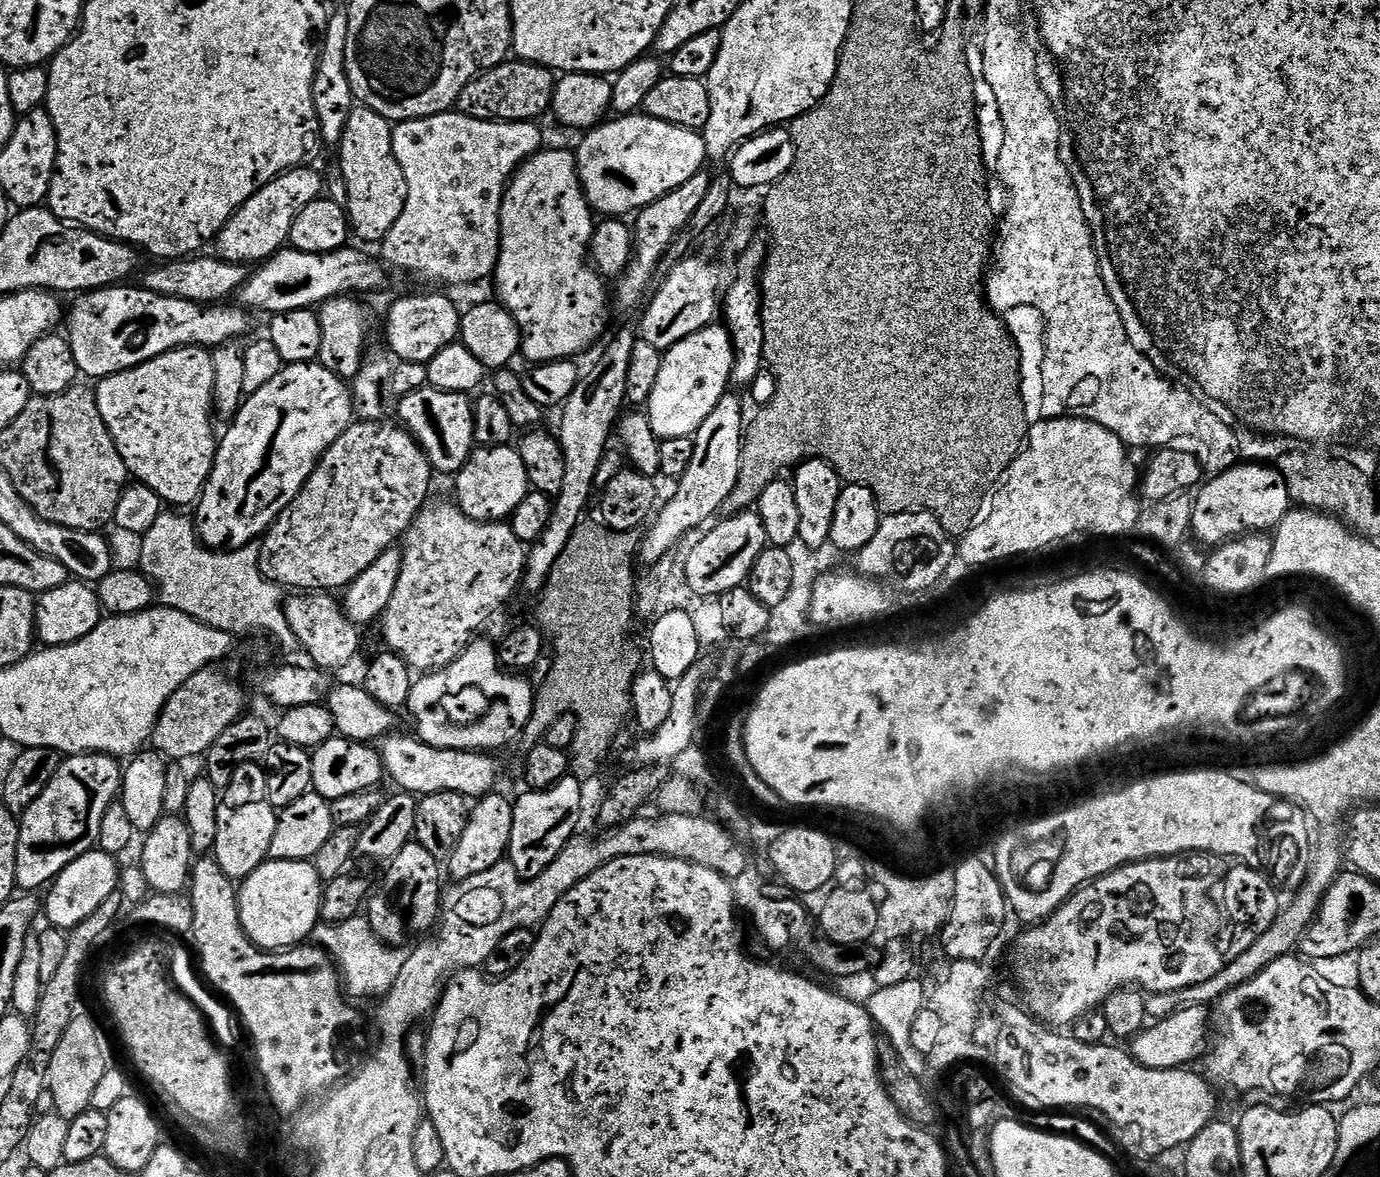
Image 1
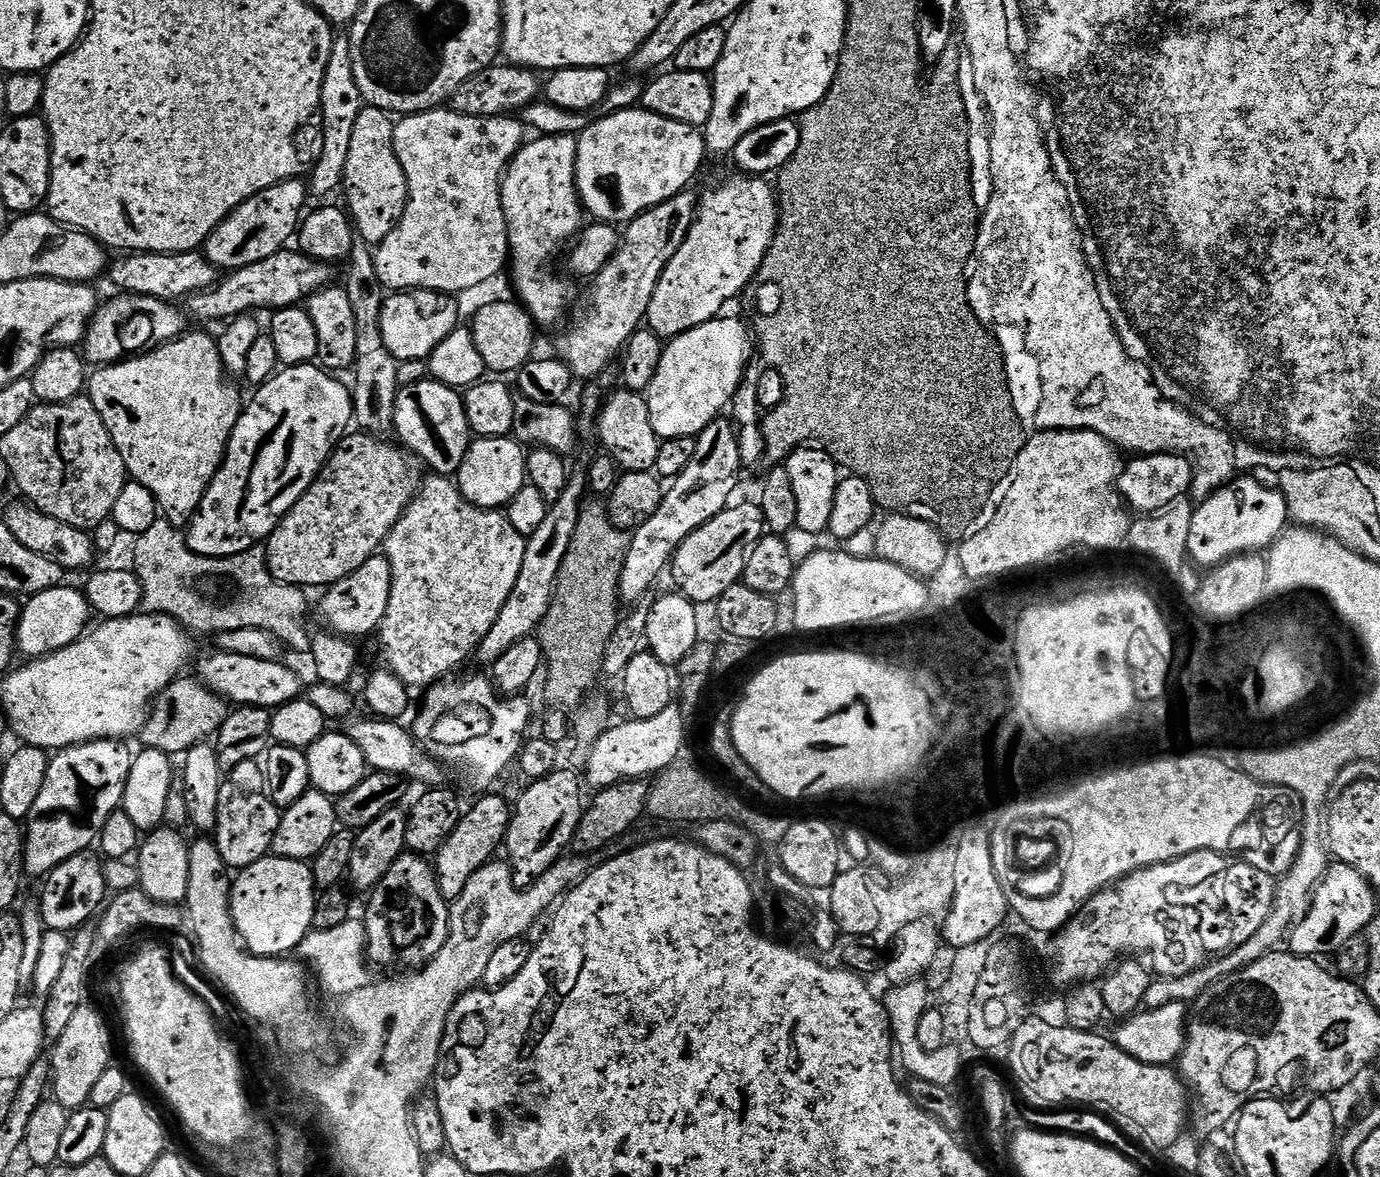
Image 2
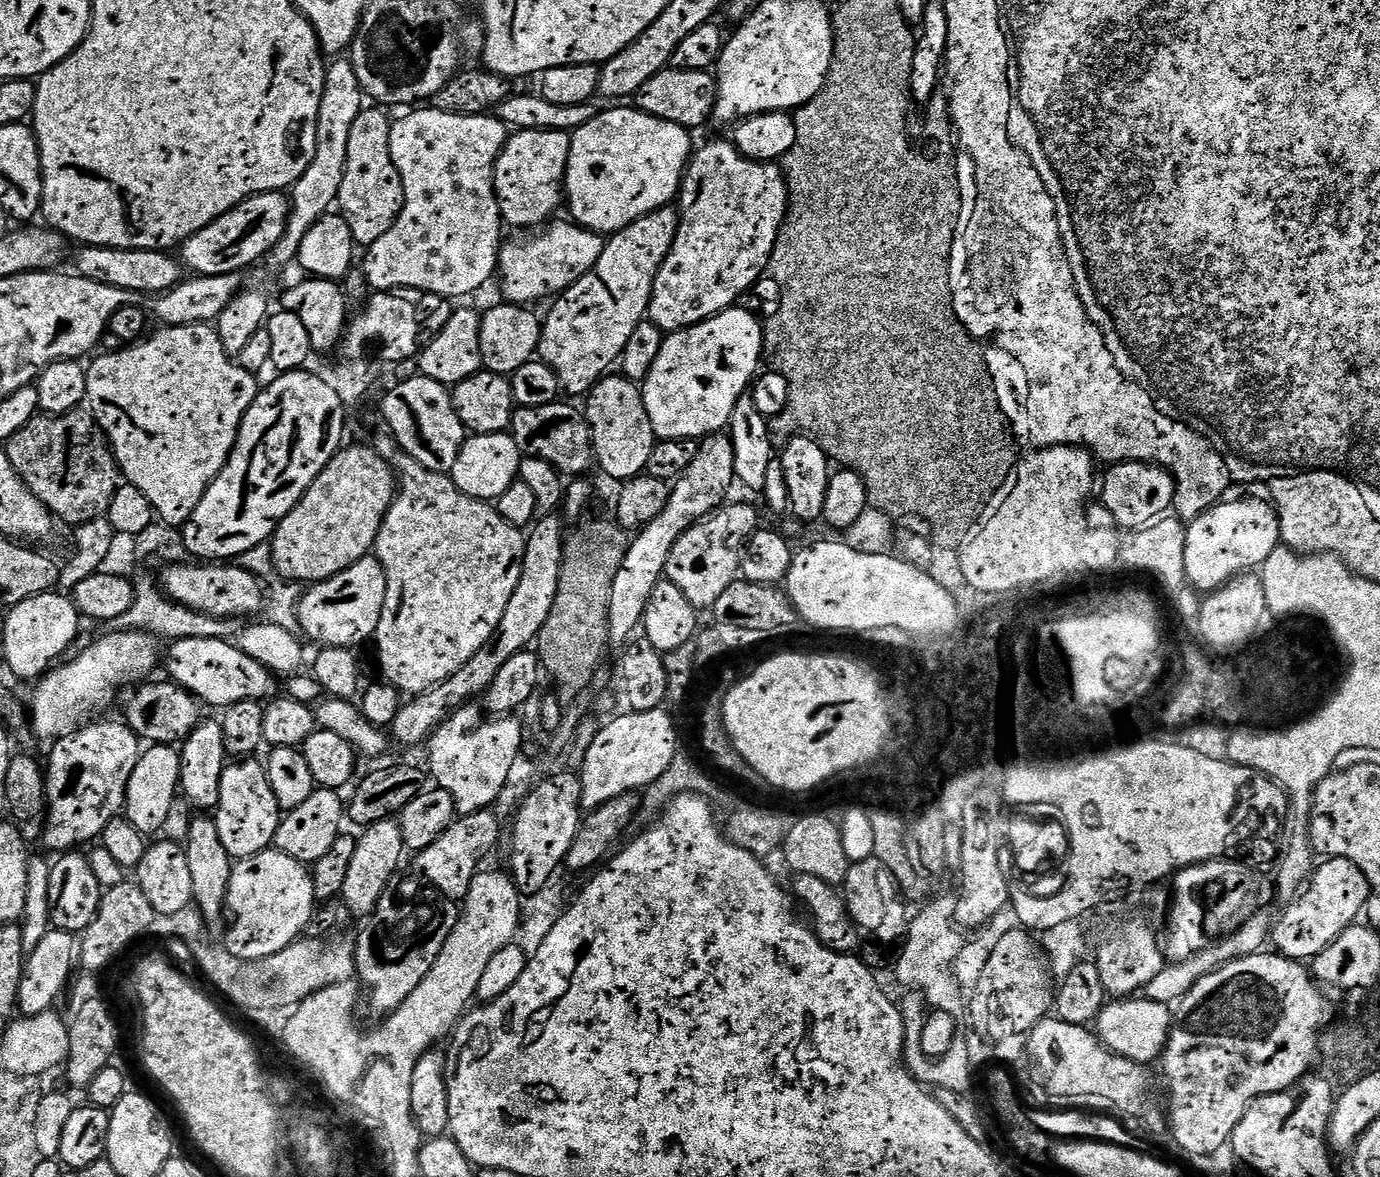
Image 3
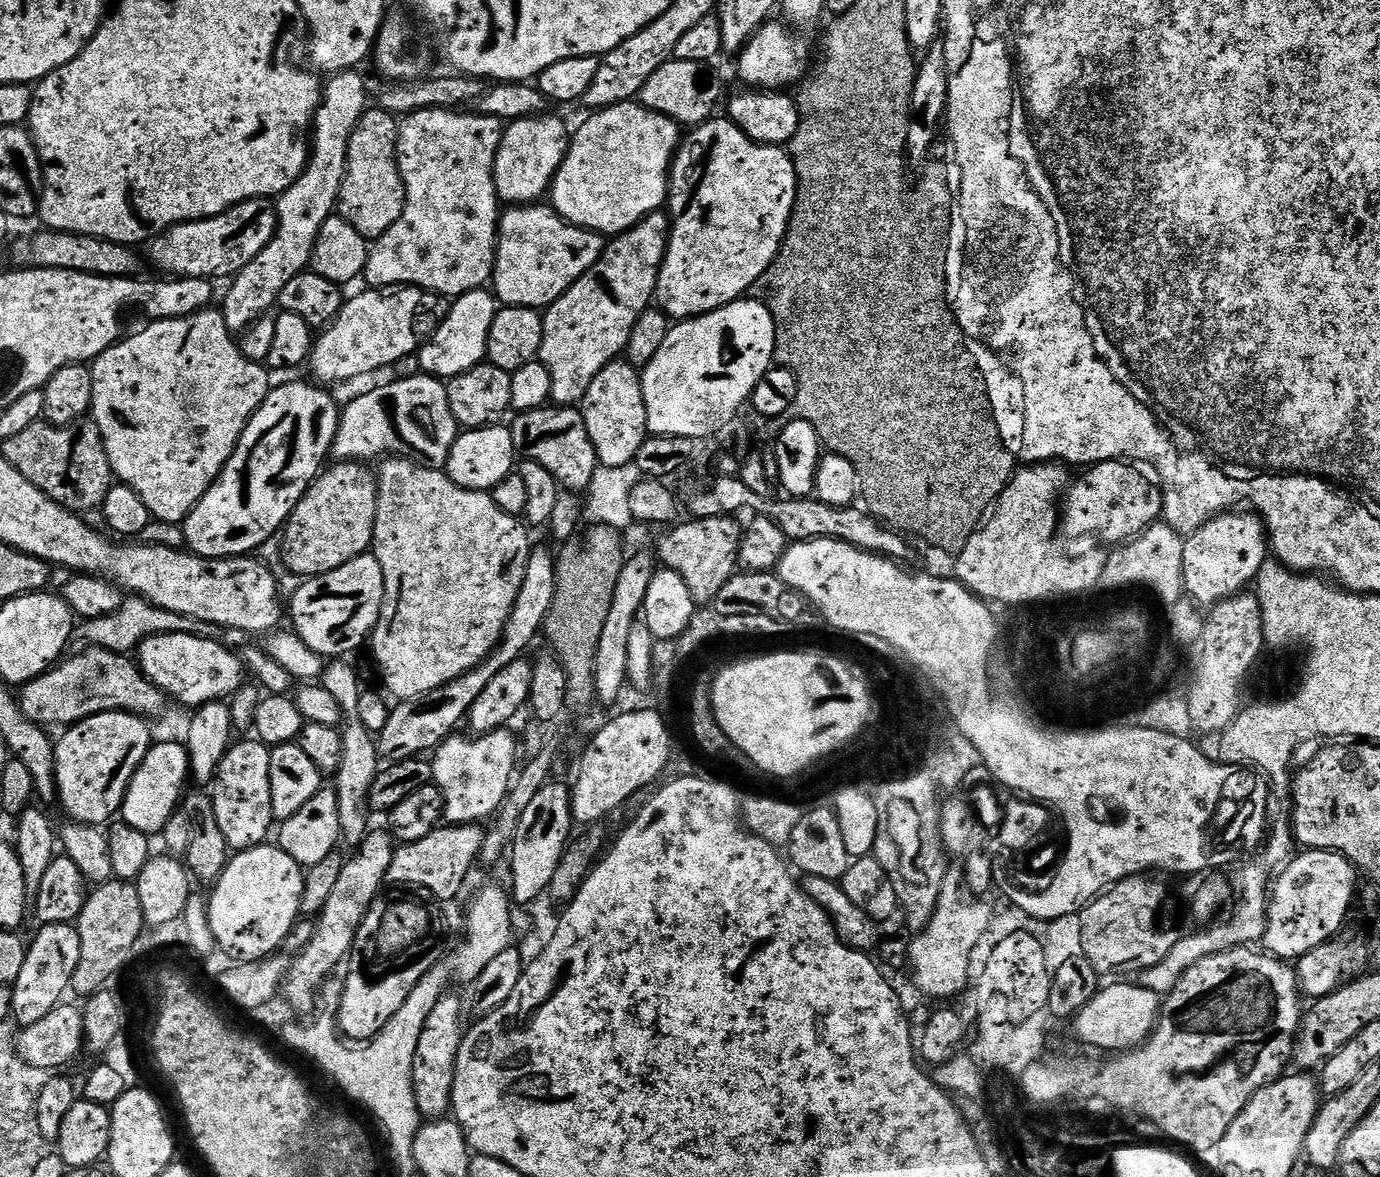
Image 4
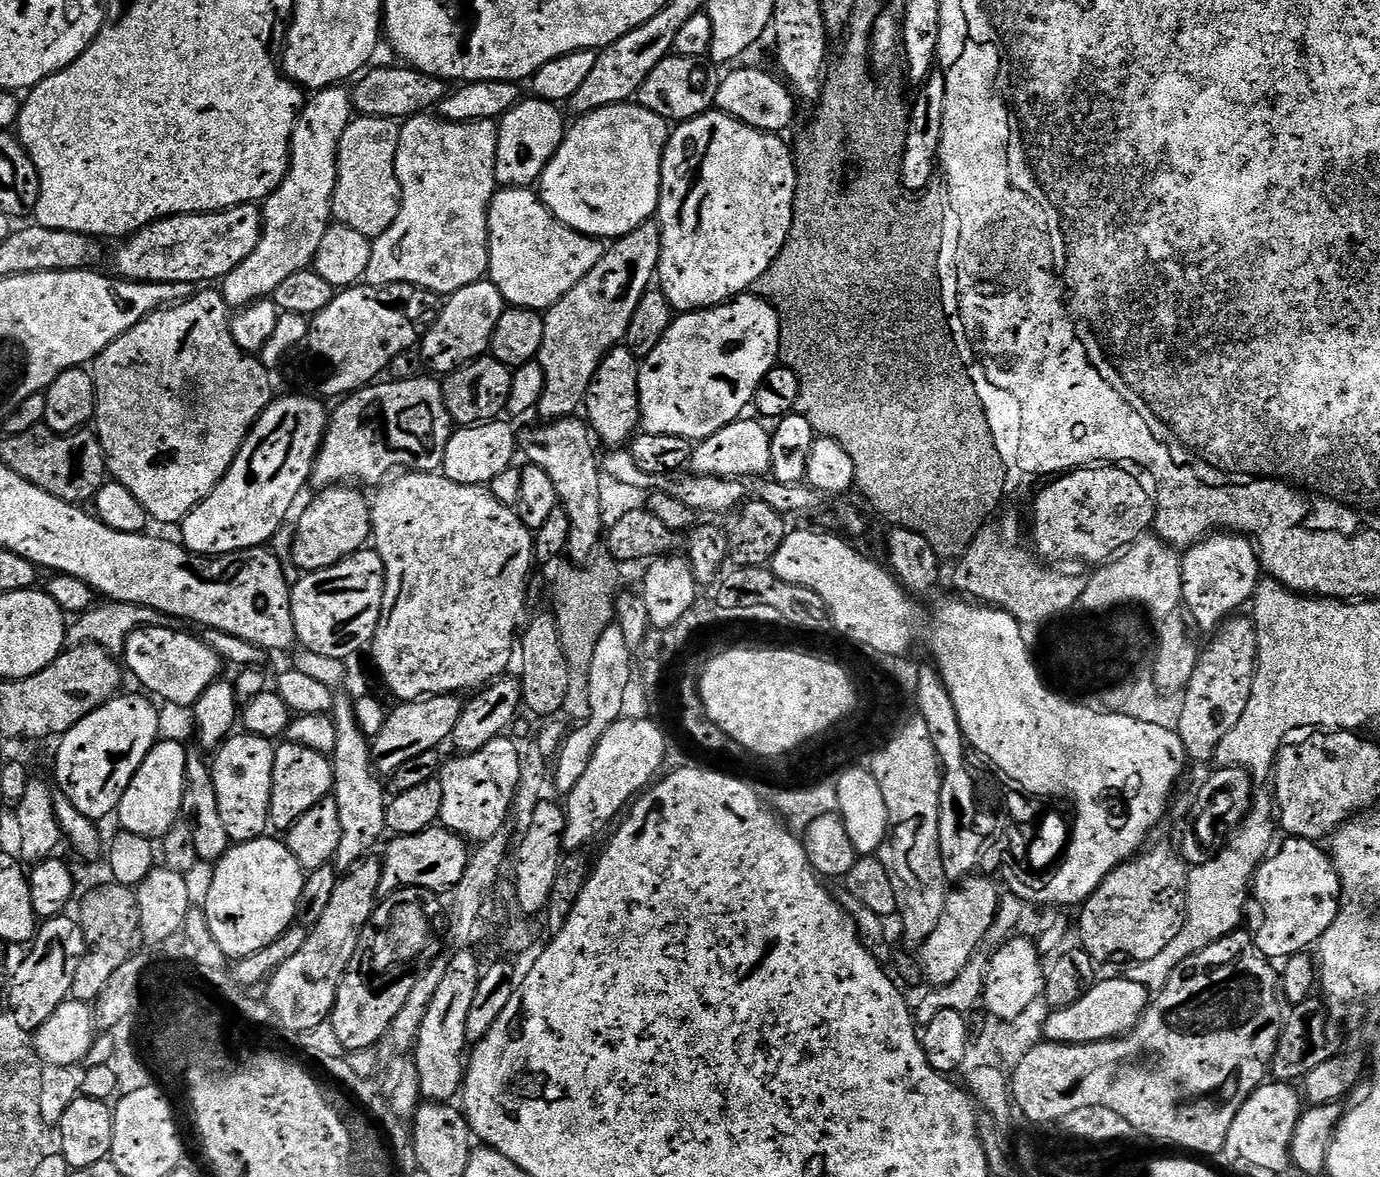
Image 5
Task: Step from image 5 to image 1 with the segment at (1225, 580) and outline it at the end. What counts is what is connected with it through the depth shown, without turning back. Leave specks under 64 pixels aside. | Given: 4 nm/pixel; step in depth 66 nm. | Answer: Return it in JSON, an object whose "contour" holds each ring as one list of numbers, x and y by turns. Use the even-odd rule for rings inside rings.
{"contour":[[1240,462,1237,468,1230,467,1217,471,1217,476,1212,481,1209,479,1194,496,1191,535,1197,543,1208,548,1224,544,1246,532,1275,529,1290,510,1288,487,1284,476,1275,467,1259,462]]}

